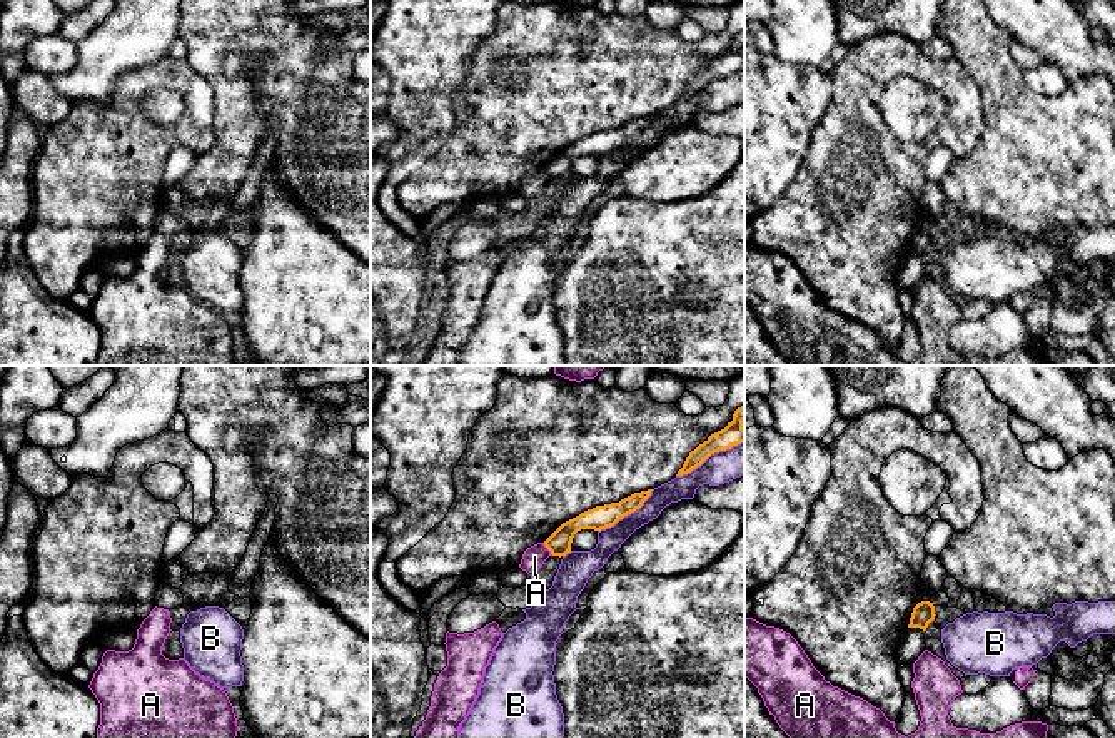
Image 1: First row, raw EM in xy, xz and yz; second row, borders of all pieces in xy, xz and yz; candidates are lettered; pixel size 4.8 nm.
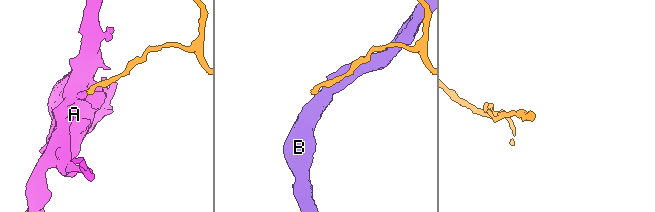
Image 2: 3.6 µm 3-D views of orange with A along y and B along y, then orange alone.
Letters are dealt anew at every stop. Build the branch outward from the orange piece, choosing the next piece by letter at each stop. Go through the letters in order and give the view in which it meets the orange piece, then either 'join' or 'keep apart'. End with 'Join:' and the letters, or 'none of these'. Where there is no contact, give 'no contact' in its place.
A: xz | keep apart
B: xz | keep apart
Join: none of these

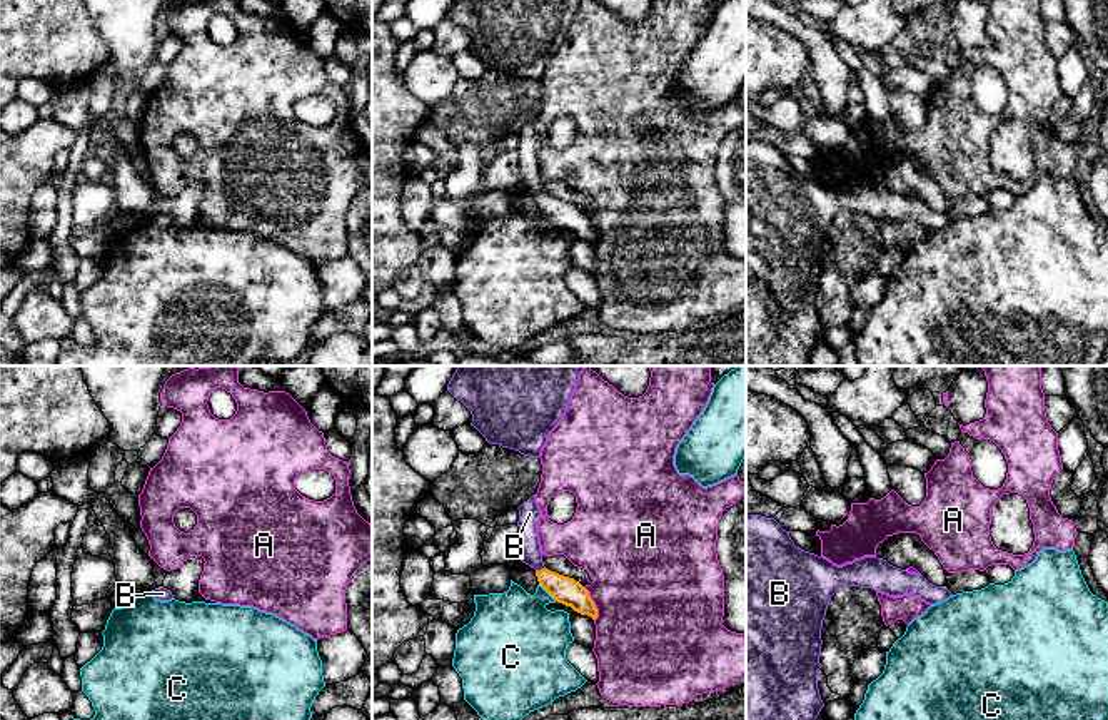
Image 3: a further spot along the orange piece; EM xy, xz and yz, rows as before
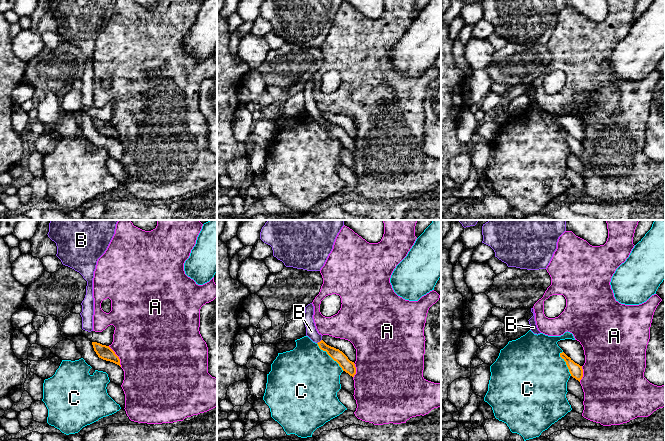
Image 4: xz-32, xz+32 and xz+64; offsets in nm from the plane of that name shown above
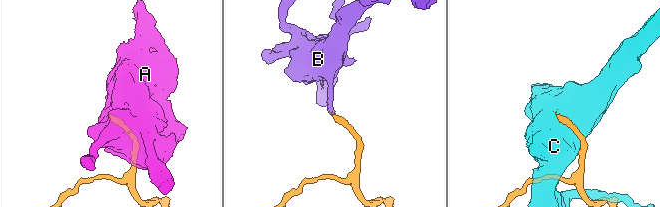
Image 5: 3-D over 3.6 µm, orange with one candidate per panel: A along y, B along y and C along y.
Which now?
A: xz | keep apart
B: xz | join
C: xz | keep apart
Join: B

